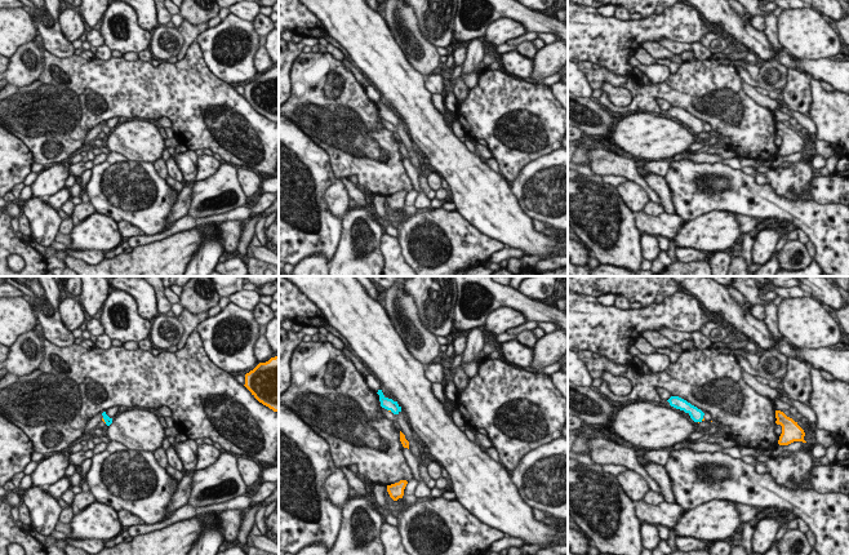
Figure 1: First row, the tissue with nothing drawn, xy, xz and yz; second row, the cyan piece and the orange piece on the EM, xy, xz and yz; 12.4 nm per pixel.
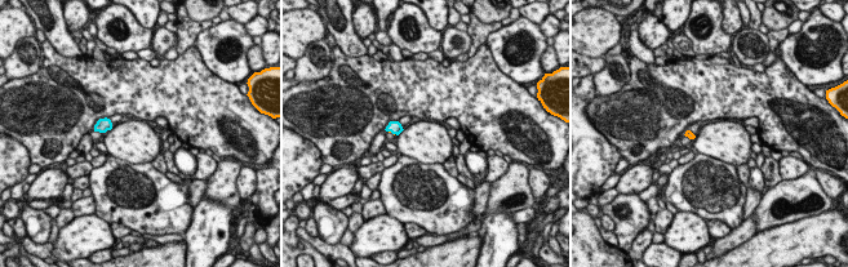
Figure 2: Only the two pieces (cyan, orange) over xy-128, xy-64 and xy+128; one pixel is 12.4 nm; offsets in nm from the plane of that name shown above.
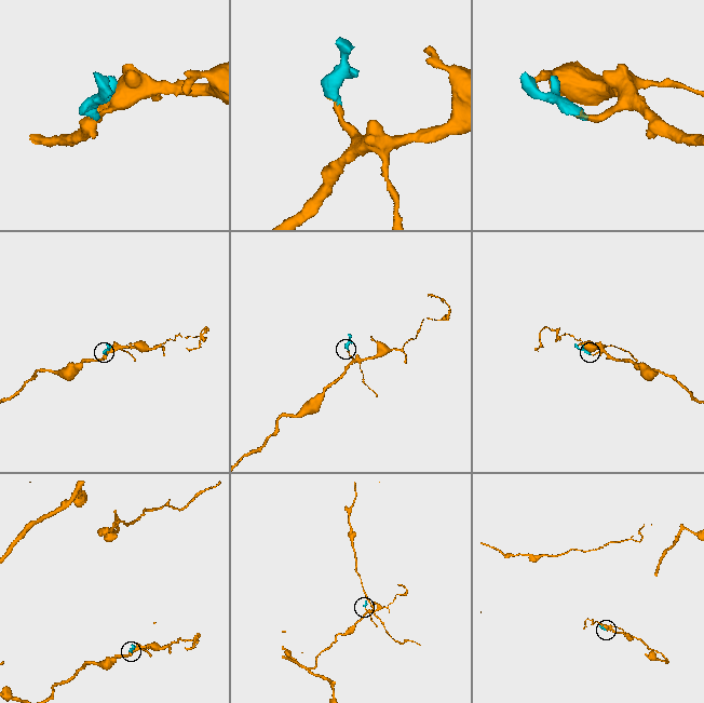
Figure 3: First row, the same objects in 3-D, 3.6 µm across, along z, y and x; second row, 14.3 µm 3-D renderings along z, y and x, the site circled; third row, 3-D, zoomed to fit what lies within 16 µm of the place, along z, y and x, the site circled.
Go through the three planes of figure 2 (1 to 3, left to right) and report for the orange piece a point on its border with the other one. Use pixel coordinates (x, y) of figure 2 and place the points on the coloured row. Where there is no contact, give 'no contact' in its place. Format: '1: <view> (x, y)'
1: no contact
2: xy-64 (390, 130)
3: no contact

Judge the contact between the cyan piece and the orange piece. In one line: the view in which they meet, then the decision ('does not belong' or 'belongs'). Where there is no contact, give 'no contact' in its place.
xy | belongs

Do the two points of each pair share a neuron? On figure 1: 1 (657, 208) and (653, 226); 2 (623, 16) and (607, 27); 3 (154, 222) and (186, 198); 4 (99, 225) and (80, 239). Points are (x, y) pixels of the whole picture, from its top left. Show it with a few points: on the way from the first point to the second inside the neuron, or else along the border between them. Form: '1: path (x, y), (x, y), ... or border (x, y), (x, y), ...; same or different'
1: border (643, 211), (649, 214), (665, 212); different
2: border (613, 17), (621, 21), (630, 20); different
3: border (179, 194), (169, 214), (169, 225), (165, 229); different
4: path (94, 230), (85, 236); same

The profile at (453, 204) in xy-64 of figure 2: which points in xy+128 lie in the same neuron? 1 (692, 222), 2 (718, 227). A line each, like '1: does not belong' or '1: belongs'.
1: does not belong
2: does not belong

